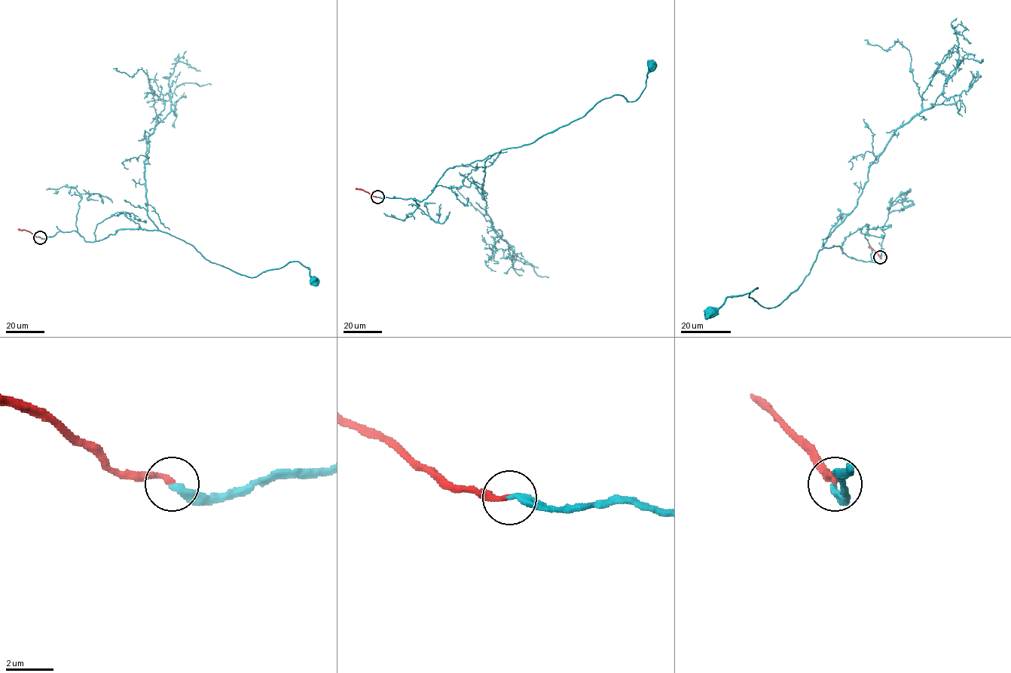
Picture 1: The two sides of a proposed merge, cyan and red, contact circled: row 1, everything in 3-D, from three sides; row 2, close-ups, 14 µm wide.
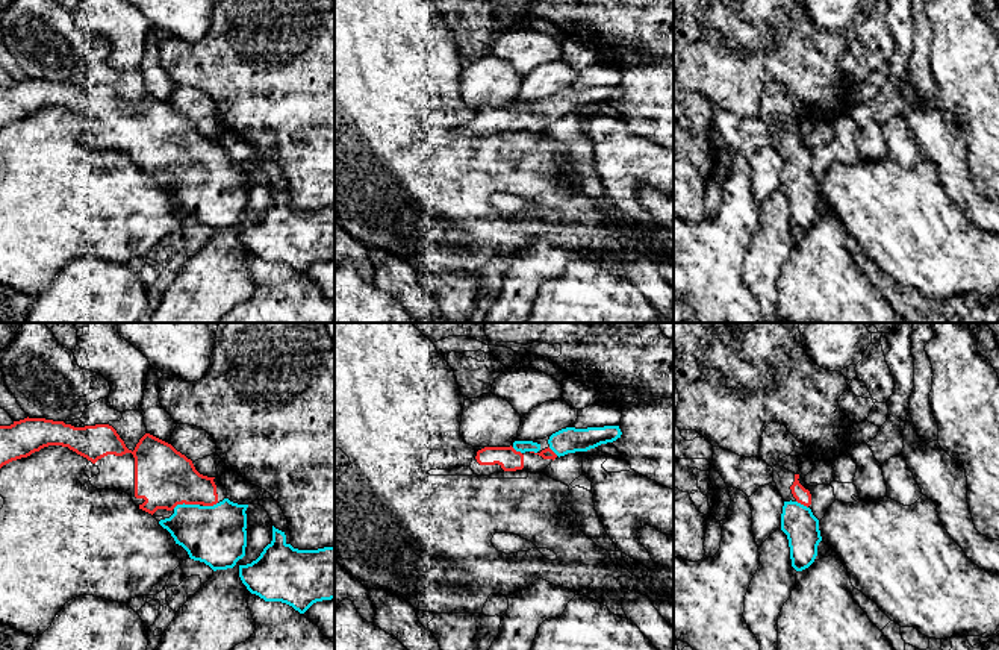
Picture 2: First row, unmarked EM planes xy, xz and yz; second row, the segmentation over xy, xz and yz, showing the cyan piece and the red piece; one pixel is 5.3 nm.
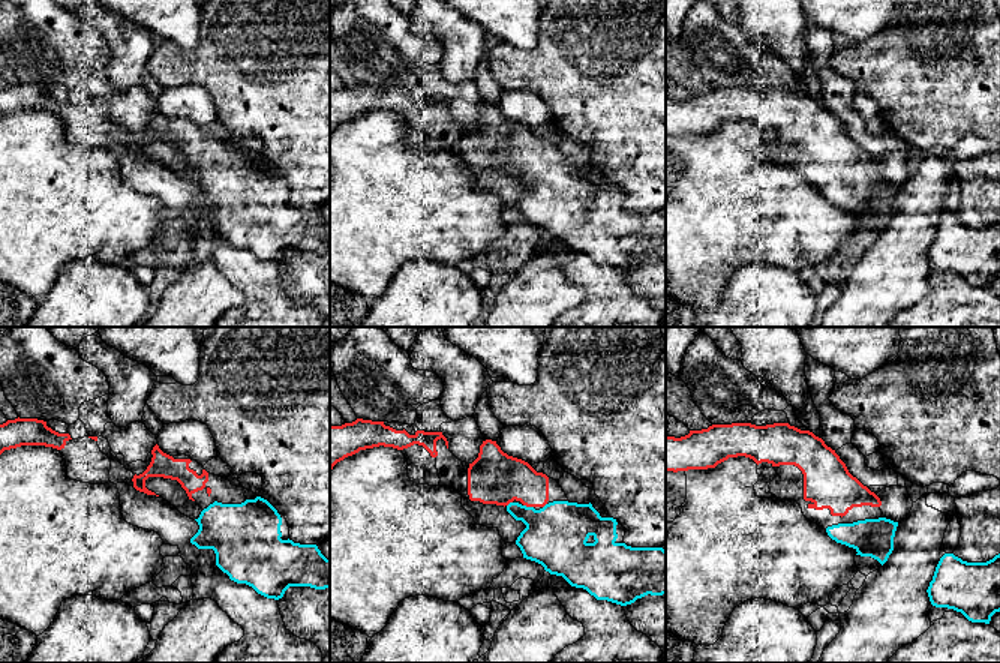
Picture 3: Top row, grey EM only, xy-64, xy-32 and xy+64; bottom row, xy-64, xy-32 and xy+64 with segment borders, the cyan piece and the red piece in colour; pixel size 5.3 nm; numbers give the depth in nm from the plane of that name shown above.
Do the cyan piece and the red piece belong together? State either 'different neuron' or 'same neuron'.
same neuron

